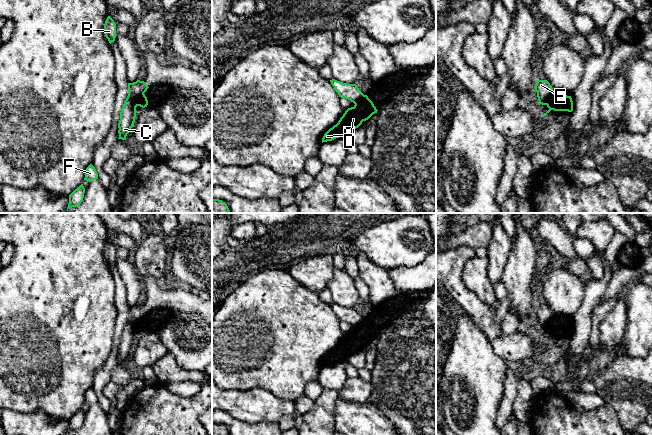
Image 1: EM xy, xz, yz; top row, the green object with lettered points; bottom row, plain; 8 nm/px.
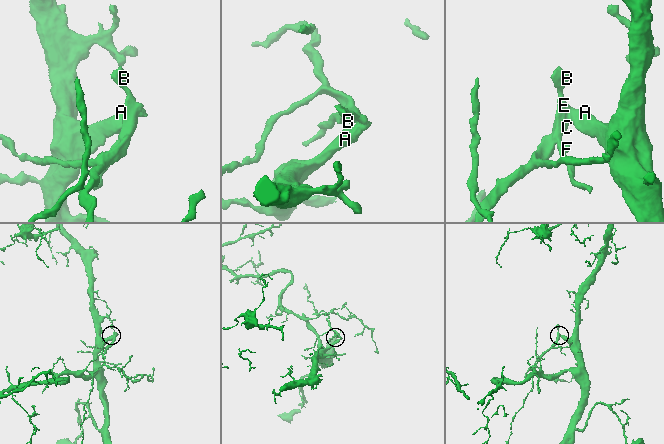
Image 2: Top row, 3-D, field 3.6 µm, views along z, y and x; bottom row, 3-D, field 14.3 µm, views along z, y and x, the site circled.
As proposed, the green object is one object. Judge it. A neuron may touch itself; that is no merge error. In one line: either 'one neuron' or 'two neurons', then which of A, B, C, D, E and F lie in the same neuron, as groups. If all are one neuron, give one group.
two neurons; A D / B C E F

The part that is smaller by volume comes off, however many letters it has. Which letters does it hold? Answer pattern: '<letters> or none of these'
B, C, E, F

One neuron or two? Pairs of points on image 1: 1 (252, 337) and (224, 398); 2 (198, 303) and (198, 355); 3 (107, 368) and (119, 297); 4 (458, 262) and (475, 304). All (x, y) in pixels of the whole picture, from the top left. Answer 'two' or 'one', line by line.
1: two
2: two
3: one
4: one

